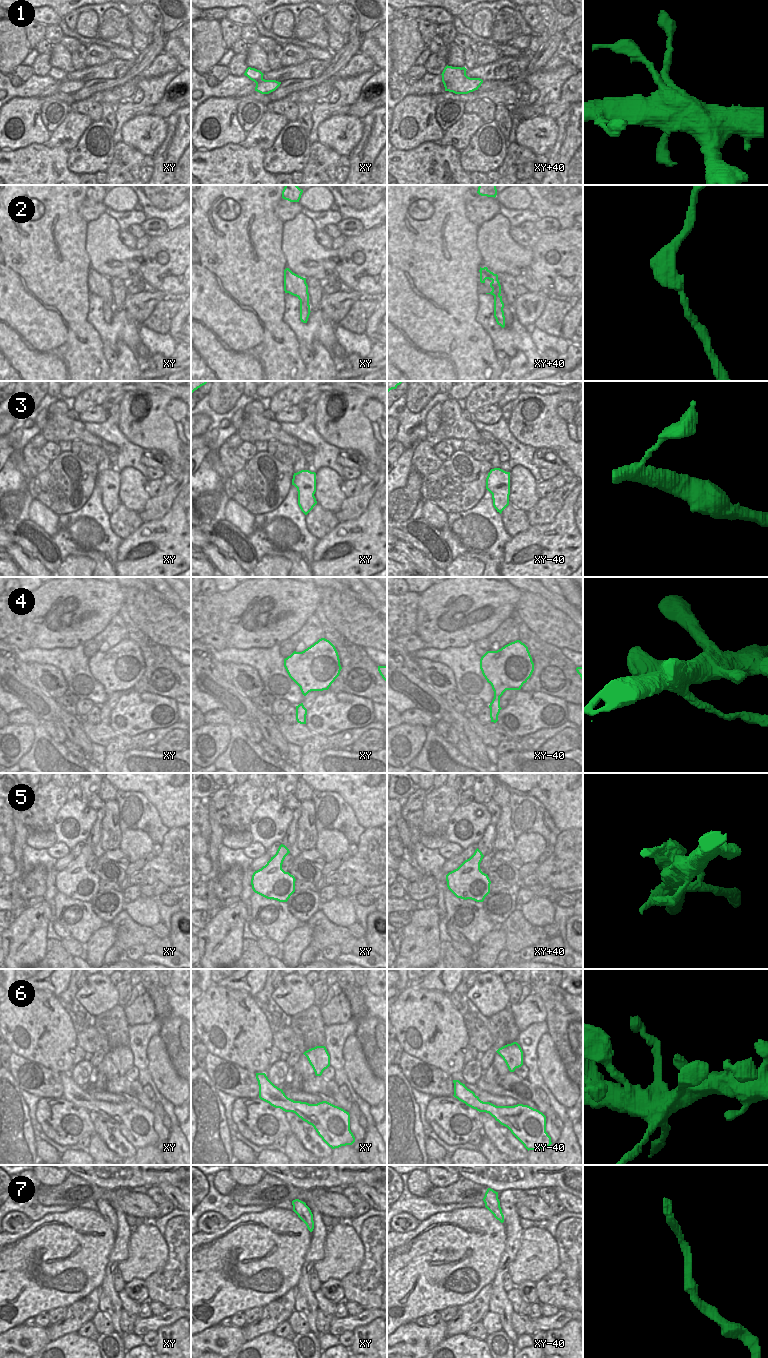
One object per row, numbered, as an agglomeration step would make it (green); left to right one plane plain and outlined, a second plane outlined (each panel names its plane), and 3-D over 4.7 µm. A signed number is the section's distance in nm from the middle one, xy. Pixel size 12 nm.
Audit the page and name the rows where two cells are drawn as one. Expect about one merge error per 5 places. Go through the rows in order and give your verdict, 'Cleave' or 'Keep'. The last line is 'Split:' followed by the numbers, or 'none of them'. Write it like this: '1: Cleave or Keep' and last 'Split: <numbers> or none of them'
1: Keep
2: Keep
3: Keep
4: Cleave
5: Keep
6: Keep
7: Keep
Split: 4

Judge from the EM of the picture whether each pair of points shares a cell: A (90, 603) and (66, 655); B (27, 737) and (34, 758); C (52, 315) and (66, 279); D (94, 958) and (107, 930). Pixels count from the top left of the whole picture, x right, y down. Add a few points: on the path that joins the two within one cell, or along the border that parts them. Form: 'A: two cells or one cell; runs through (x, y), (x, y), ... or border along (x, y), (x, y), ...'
A: two cells; border along (82, 643), (74, 647), (55, 647), (46, 650)
B: two cells; border along (35, 727), (34, 741), (30, 749), (17, 762)
C: one cell; runs through (67, 333), (72, 328), (66, 317), (66, 297)
D: one cell; runs through (96, 951), (104, 937)

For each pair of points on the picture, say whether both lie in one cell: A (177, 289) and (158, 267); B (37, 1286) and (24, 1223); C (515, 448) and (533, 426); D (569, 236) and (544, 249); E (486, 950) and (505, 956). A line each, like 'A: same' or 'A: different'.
A: same
B: different
C: different
D: same
E: different

